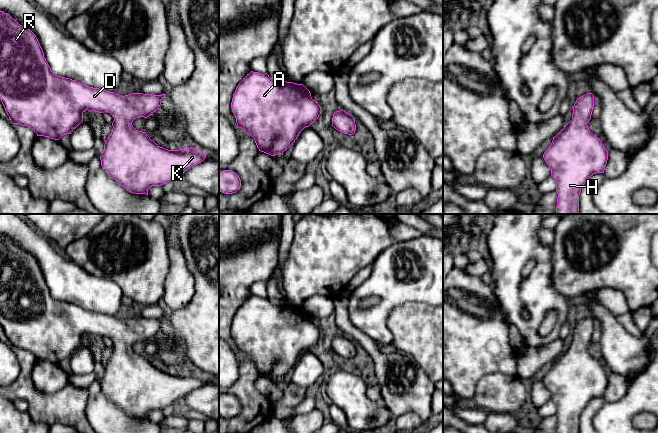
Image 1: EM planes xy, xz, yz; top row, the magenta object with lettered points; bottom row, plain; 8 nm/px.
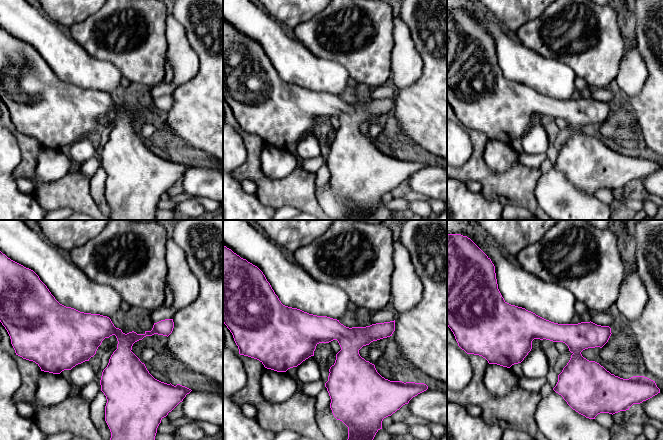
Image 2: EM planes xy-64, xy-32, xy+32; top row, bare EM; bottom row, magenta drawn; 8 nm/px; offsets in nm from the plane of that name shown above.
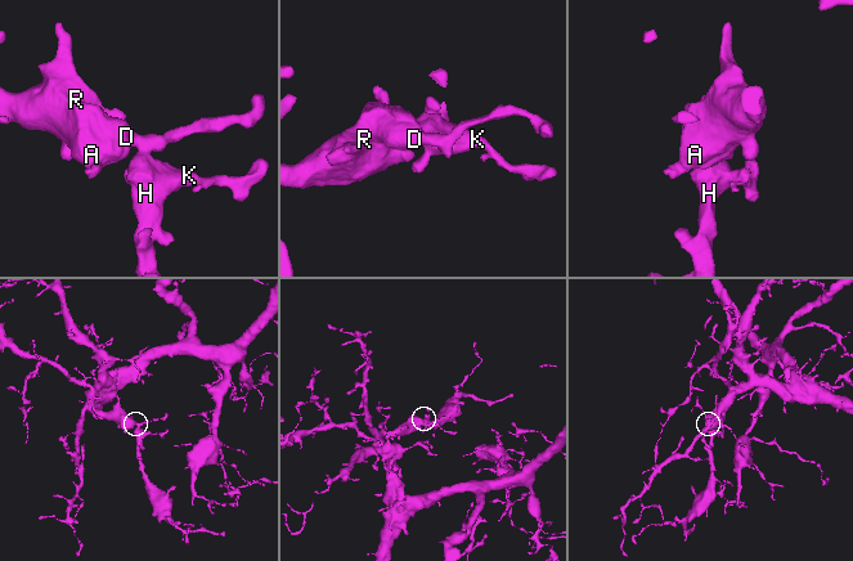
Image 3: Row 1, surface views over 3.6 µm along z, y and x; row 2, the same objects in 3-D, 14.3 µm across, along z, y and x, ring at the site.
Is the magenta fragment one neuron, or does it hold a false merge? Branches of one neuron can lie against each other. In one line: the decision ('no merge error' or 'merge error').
no merge error

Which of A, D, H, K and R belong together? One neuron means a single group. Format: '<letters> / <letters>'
A D H K R

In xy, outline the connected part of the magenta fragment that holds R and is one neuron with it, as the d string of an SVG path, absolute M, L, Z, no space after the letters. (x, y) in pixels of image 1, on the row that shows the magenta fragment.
M0 11L0 100L10 121L31 128L37 136L59 140L71 134L83 121L86 110L110 113L114 118L113 128L100 156L101 166L119 185L134 194L148 195L150 187L162 186L206 158L193 147L179 150L160 147L145 132L133 127L134 119L147 118L156 112L165 95L132 93L121 96L55 75L36 35Z

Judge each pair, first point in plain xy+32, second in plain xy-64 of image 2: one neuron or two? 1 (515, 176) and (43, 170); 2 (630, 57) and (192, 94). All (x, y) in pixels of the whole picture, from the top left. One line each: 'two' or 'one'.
1: two
2: two

